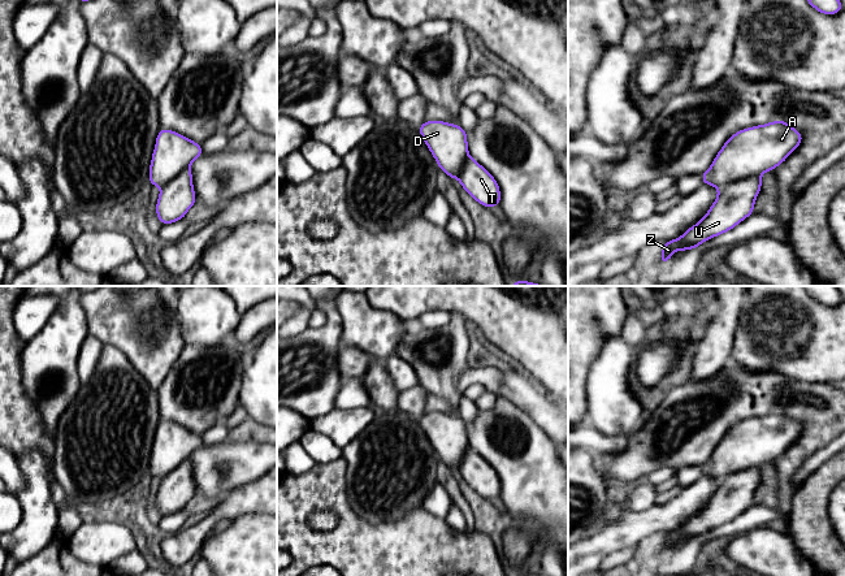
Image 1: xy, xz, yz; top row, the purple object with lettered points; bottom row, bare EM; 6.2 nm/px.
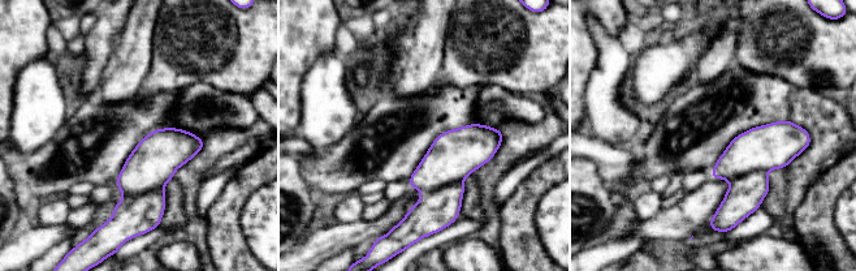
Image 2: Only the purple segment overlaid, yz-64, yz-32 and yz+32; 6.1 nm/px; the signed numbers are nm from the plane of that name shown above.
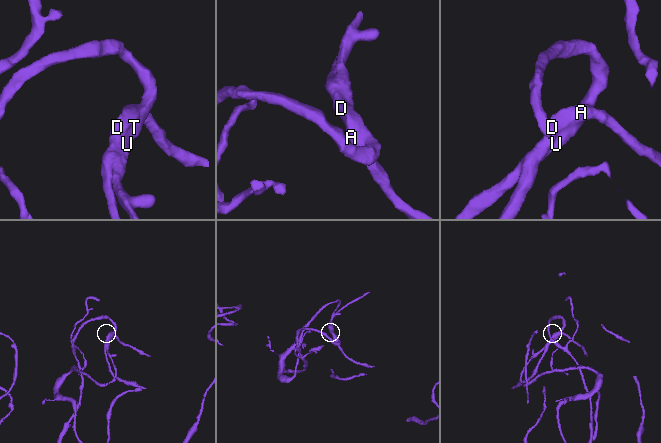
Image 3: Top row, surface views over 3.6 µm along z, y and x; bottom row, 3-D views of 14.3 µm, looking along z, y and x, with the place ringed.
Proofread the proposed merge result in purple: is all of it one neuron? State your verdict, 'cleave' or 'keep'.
keep

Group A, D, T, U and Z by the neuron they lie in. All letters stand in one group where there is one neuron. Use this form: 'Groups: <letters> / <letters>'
Groups: A D T U Z

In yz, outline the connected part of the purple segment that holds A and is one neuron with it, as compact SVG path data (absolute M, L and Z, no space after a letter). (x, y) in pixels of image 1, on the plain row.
M772 412L734 424L723 436L702 475L716 478L716 491L707 504L681 528L664 533L660 555L676 542L729 523L754 503L762 465L774 462L802 434L802 425L786 412Z

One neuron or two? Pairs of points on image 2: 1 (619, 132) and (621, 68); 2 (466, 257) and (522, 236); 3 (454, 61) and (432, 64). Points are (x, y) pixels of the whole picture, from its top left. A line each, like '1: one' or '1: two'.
1: one
2: two
3: two

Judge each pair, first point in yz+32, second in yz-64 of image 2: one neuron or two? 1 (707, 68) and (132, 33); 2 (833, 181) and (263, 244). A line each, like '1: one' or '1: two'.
1: one
2: two

